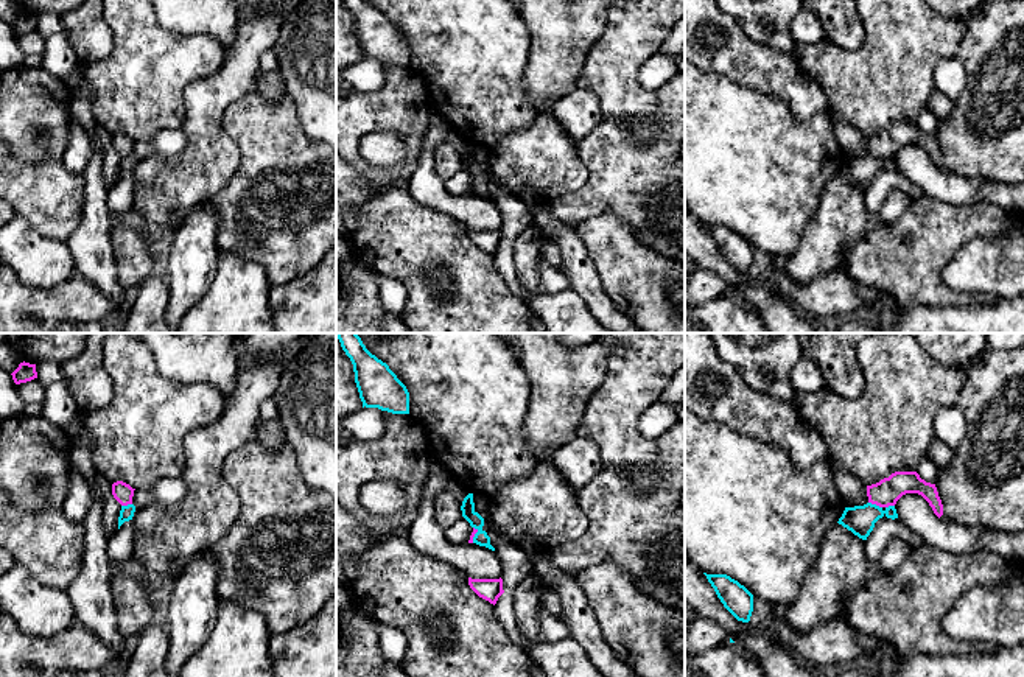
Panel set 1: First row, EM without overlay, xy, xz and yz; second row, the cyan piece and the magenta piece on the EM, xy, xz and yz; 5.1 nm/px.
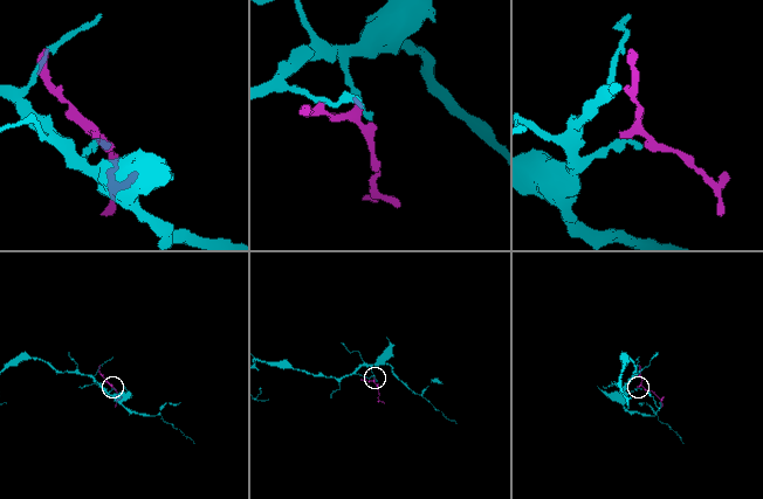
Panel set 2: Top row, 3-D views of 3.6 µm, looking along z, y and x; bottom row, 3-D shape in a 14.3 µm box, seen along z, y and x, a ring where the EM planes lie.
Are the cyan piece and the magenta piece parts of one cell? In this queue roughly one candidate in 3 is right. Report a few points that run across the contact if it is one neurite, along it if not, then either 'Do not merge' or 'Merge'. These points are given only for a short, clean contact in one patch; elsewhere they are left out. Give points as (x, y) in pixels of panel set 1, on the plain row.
Line: yz (869, 153), (881, 159). Do not merge

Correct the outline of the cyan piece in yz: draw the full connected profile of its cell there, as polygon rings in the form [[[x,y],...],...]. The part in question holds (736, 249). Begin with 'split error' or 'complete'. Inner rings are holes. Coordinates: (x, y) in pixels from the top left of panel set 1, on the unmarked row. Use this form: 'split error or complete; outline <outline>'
complete; outline [[[703,224],[724,258],[742,274],[749,274],[753,263],[753,246],[727,226]]]

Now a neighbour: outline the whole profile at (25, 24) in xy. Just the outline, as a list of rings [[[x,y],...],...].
[[[23,12],[11,26],[16,36],[31,33],[37,30],[36,16],[30,16]]]

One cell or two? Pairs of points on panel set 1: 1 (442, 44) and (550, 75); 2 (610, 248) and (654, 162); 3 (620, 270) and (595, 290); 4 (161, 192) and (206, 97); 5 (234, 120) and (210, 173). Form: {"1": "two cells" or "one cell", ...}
{"1": "two cells", "2": "two cells", "3": "two cells", "4": "one cell", "5": "two cells"}

